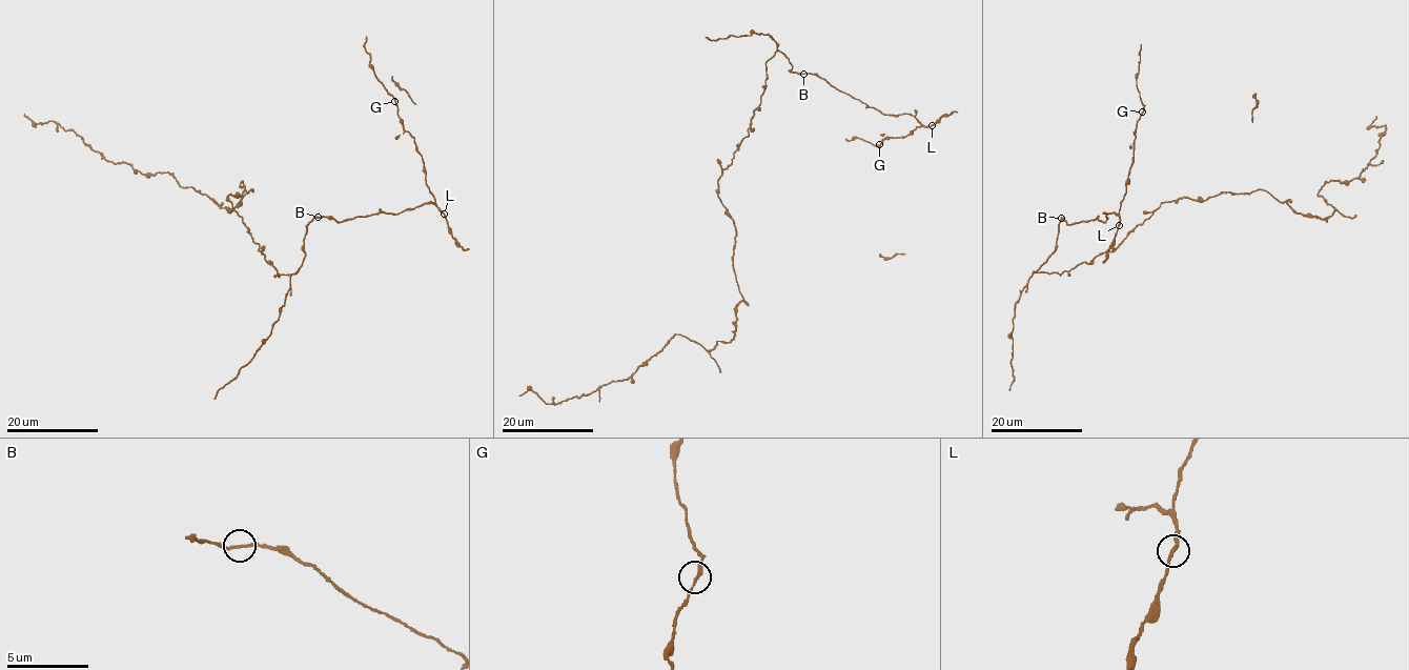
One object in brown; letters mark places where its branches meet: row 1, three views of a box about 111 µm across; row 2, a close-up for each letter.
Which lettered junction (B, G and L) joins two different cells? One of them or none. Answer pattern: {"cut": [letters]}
{"cut": []}

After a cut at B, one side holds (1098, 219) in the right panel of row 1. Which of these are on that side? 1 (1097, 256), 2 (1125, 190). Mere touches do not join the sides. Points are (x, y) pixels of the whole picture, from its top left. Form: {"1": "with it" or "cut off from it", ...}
{"1": "cut off from it", "2": "with it"}

